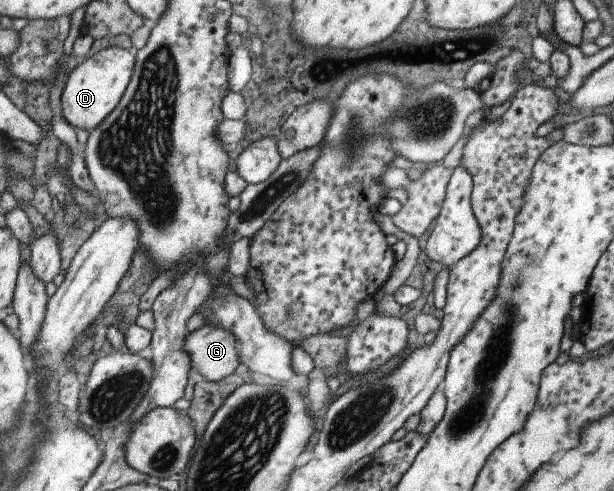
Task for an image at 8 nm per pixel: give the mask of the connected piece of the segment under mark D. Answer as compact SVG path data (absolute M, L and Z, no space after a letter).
M112 45L80 62L69 74L62 92L65 120L83 130L92 131L106 120L122 101L134 76L137 53L133 49Z

